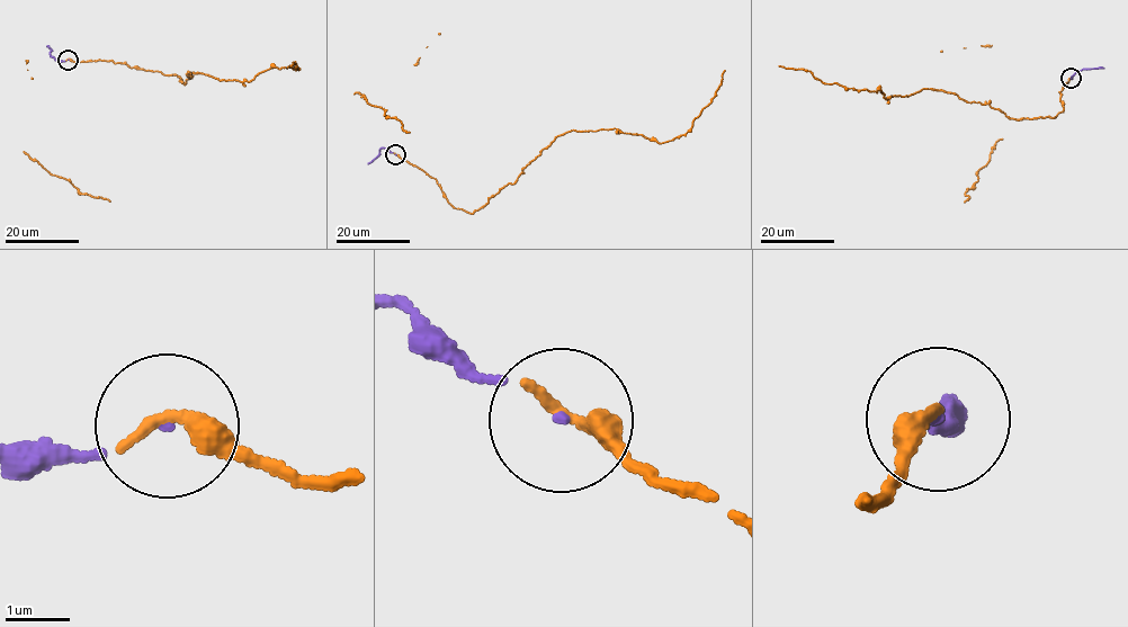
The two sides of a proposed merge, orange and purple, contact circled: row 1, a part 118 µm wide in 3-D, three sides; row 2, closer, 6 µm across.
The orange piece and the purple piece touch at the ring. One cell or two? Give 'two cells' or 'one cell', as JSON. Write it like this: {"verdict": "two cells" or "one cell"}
{"verdict": "one cell"}

